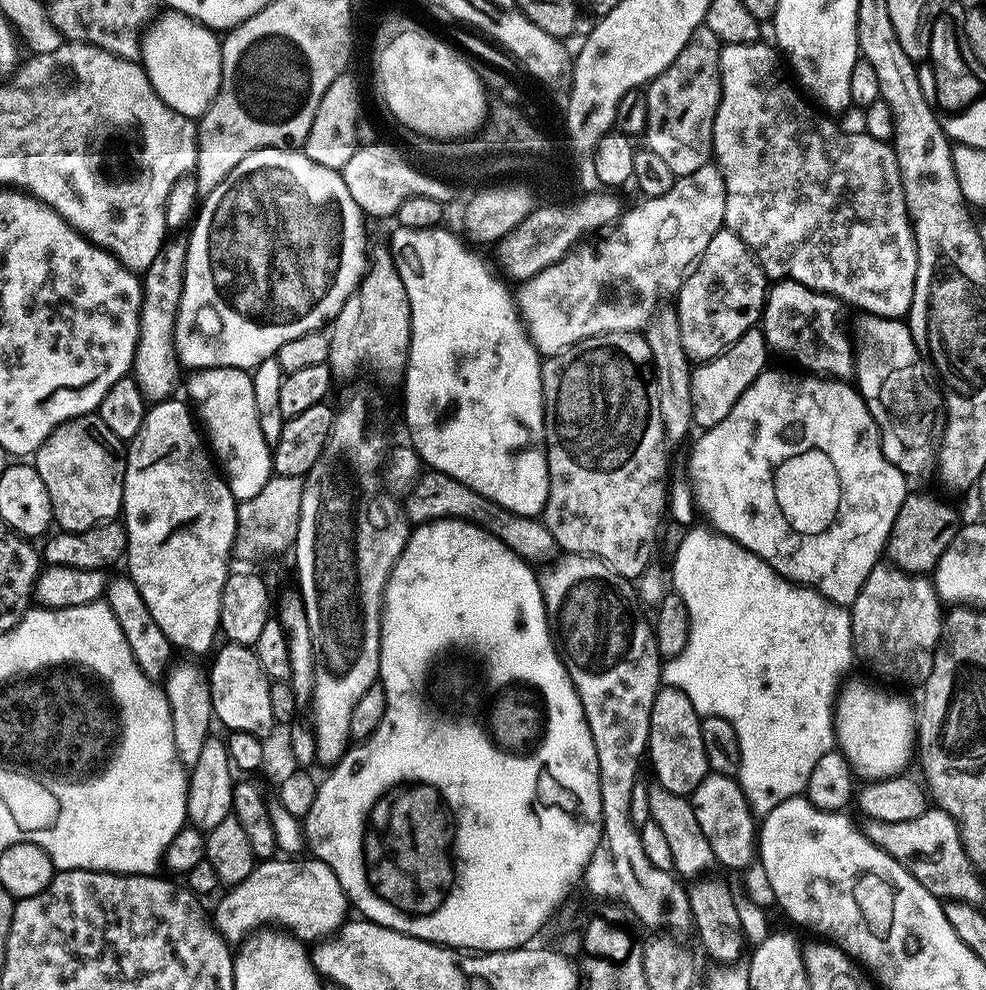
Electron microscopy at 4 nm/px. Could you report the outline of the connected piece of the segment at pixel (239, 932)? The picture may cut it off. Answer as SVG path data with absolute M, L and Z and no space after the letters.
M273 858L262 860L257 863L254 871L250 873L242 882L231 885L228 892L216 904L216 922L214 928L225 941L240 940L244 932L252 932L255 928L260 928L263 924L268 924L273 920L276 924L281 924L284 928L293 928L304 940L319 941L329 934L335 933L339 929L350 912L350 901L342 890L334 870L326 862L315 858Z

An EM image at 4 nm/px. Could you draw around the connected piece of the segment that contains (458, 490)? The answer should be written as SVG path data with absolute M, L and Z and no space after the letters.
M425 471L419 483L407 497L406 503L408 503L408 508L406 504L407 515L413 521L416 519L416 522L469 520L471 524L485 528L492 536L497 536L515 556L523 558L529 566L551 565L562 552L554 534L550 534L550 530L544 525L543 519L523 516L493 504L490 498L478 494L478 490L470 490L470 486L458 482L458 478L450 478L445 472Z

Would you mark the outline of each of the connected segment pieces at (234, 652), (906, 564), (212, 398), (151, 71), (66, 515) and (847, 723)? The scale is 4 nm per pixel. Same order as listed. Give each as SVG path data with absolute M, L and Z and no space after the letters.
M223 645L220 653L215 653L216 661L212 664L212 673L206 676L206 685L212 695L212 715L225 724L228 732L245 732L261 738L274 728L270 714L270 680L264 675L264 668L256 660L256 653L249 645Z
M909 491L888 535L887 559L906 572L931 573L942 554L946 554L950 542L954 542L961 527L962 519L960 520L959 514L946 501L939 500L936 496L927 496L924 492Z
M204 368L191 376L188 382L191 403L198 413L199 423L206 429L206 440L215 459L222 465L232 497L238 502L254 498L254 494L258 494L258 490L262 490L273 476L274 469L272 448L262 434L260 415L254 406L251 375L243 368Z
M168 10L165 13L143 39L142 66L152 88L168 108L188 119L198 120L221 86L221 41L213 29L205 28L199 20L181 12Z
M89 414L79 416L73 420L68 420L64 424L59 424L46 438L46 442L42 442L42 446L34 454L34 467L38 470L38 474L42 478L42 482L46 486L46 490L50 494L50 502L52 503L52 519L55 527L62 532L85 532L96 527L97 524L106 524L115 521L121 515L124 506L124 462L126 459L126 448L122 441L117 438L114 433L106 426L106 422L102 422L102 418L98 414Z
M850 688L839 699L834 712L834 727L838 733L838 744L848 763L857 773L860 772L869 781L882 780L885 776L894 776L904 770L910 754L910 742L914 740L914 708L900 696L887 696L876 688Z

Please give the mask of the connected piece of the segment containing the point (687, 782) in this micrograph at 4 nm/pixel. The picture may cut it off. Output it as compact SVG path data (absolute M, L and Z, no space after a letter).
M661 687L654 698L654 706L650 710L650 730L648 731L647 759L652 759L652 768L656 771L655 783L661 788L670 790L679 796L691 797L692 791L709 775L706 762L706 746L702 746L701 715L694 710L690 698L680 688Z

